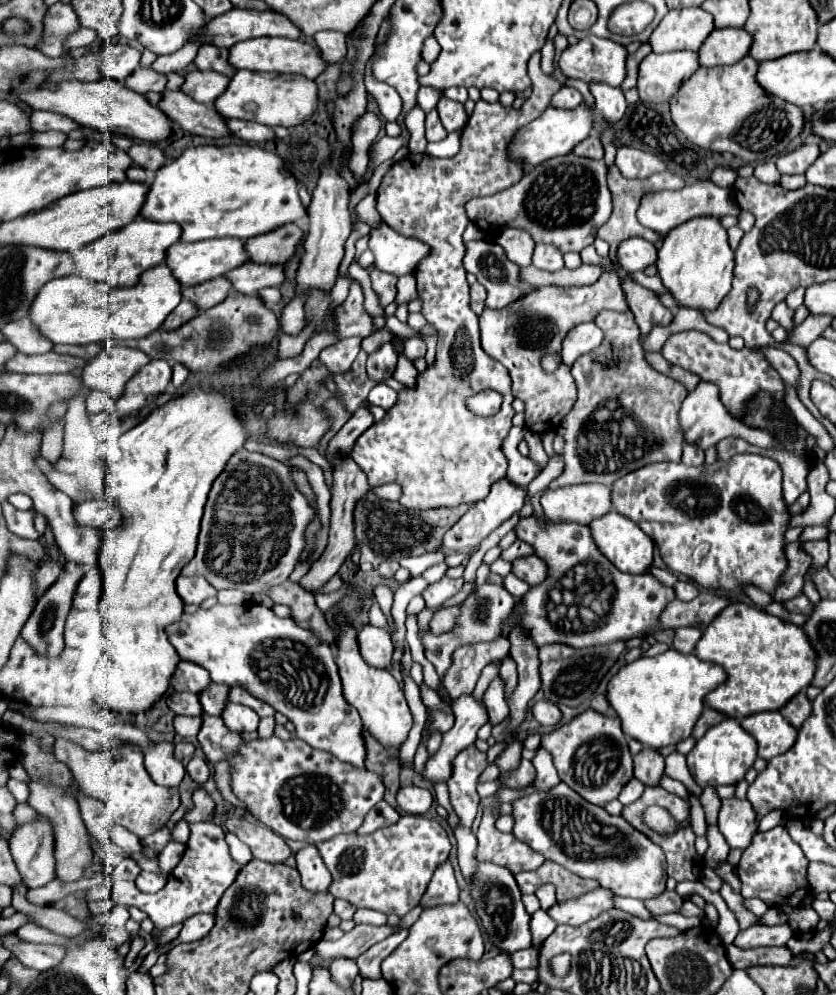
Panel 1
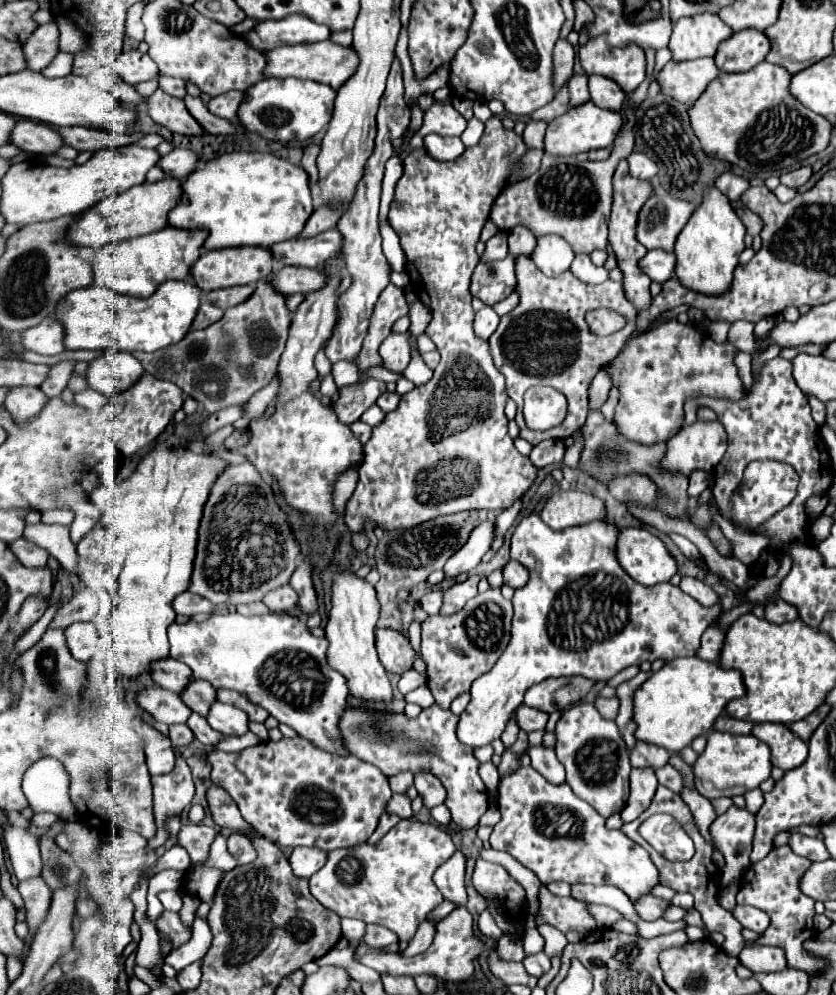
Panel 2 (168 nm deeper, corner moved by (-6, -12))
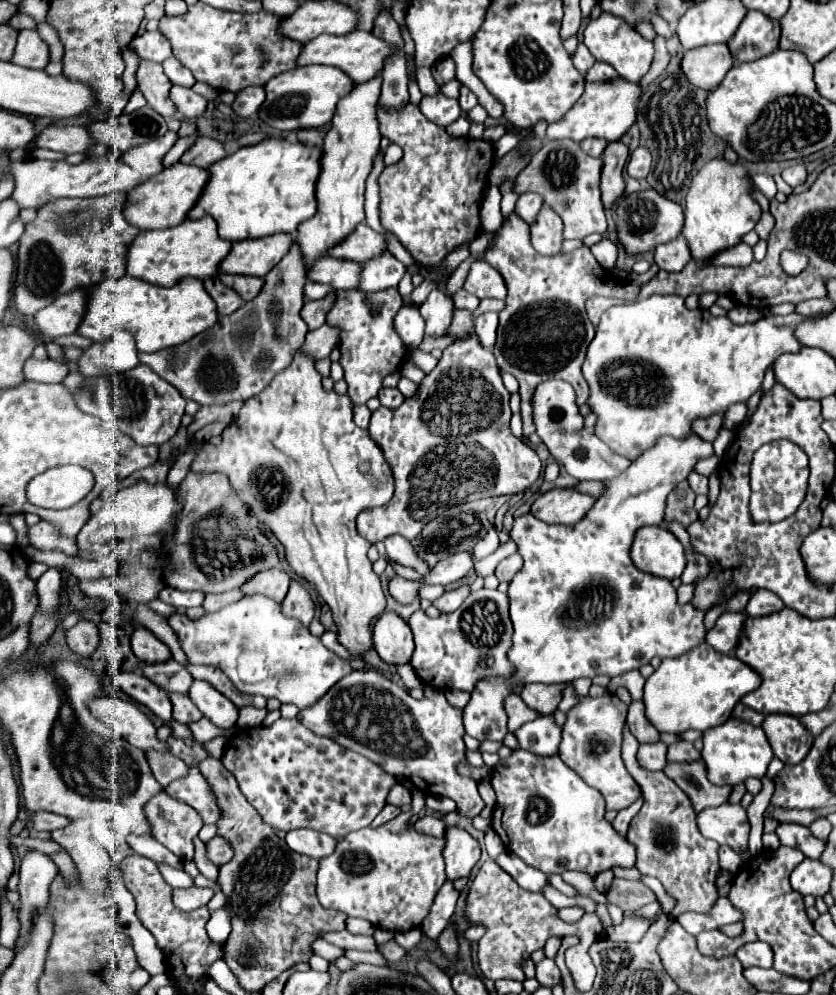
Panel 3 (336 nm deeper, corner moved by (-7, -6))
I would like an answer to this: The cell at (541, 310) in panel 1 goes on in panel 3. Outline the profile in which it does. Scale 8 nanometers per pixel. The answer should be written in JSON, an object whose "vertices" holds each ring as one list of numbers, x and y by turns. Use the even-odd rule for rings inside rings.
{"vertices":[[512,211,512,215,502,221,500,229,492,233,486,251,486,263,500,271,508,287,506,307,498,313,498,339,492,351,500,371,512,373,520,383,524,435,528,437,534,433,532,393,538,383,562,379,574,387,578,405,584,405,588,399,588,383,580,367,586,347,594,339,594,325,584,311,586,299,594,295,606,295,634,301,640,293,640,287,628,279,618,279,612,271,604,269,588,247,580,247,568,255,536,255,528,239,528,223,516,211]]}

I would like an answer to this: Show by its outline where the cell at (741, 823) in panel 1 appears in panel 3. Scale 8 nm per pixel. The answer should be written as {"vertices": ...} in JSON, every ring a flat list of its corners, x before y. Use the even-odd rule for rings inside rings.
{"vertices":[[724,803,720,807,706,807,698,813,696,823,700,833,718,845,730,845,734,851,742,851,748,845,750,823,742,805]]}

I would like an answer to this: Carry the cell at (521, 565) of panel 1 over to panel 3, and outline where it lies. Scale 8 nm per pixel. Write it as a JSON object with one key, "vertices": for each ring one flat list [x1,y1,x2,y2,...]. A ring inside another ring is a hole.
{"vertices":[[514,553,498,563,494,575,498,577,498,581,510,581,516,575,516,571,520,571,520,567,522,567,522,557,518,553]]}

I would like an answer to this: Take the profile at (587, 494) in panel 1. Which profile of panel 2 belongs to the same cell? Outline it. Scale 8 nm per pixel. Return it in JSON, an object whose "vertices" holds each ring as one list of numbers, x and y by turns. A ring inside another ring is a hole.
{"vertices":[[565,491,553,493,541,511,541,519,555,531,585,525,589,521,605,521,605,503,589,493]]}

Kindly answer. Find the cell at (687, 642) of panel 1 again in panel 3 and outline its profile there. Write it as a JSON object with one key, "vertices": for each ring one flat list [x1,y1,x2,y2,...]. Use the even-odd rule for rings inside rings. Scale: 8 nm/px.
{"vertices":[[726,611,718,617,712,631,708,631,706,641,720,653,732,653,738,645,738,639,742,635,742,627,746,623,748,615,740,611]]}

